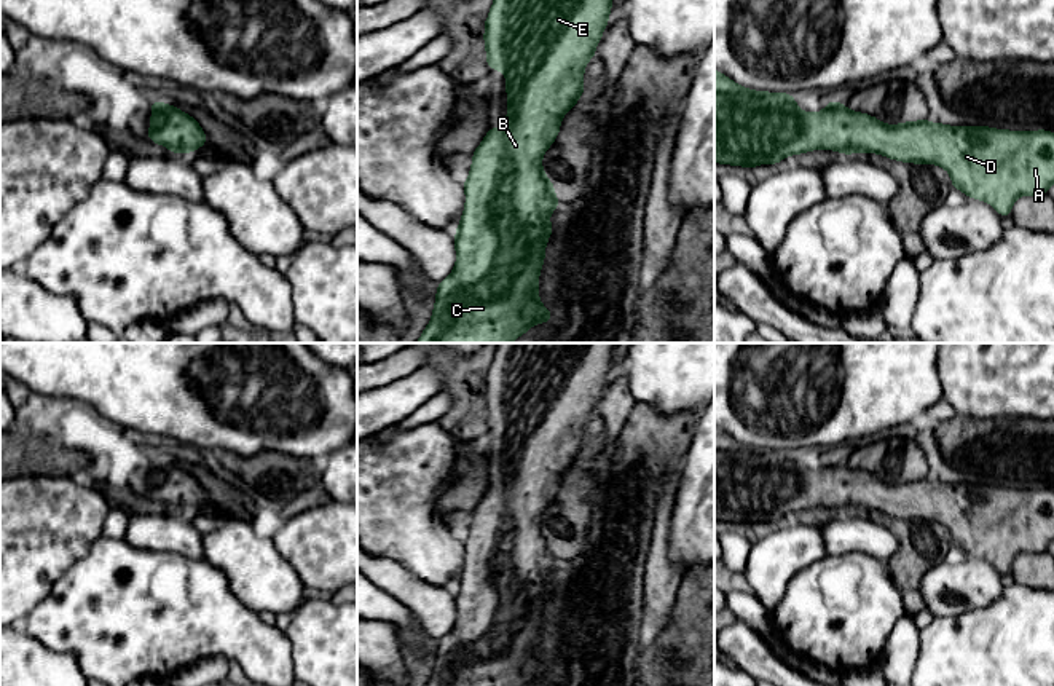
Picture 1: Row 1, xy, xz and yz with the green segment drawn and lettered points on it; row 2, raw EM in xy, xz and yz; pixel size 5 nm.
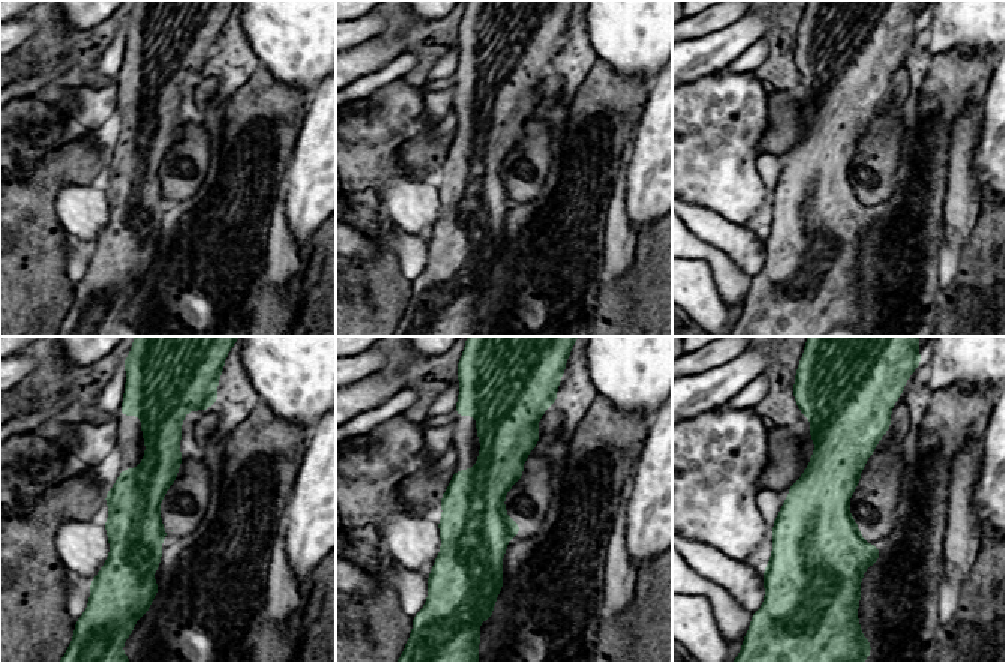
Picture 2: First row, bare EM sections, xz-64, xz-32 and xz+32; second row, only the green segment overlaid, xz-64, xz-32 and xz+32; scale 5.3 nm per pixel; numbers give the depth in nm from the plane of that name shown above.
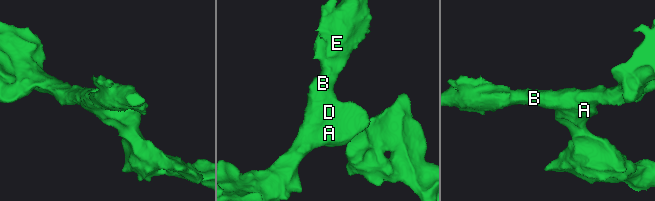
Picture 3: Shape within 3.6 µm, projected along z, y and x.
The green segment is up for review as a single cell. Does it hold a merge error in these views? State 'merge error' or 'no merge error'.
no merge error

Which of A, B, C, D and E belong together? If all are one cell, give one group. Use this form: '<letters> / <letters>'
A B C D E

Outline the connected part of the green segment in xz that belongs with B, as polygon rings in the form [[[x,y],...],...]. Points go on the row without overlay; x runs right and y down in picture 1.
[[[498,343],[483,380],[486,424],[505,431],[507,474],[501,485],[490,485],[472,509],[470,531],[462,538],[466,562],[454,589],[456,621],[439,640],[431,680],[426,686],[529,686],[553,676],[539,657],[539,630],[545,601],[555,587],[549,573],[560,565],[555,542],[542,526],[542,514],[558,496],[561,475],[585,451],[584,428],[596,413],[596,402],[608,384],[617,343]]]

